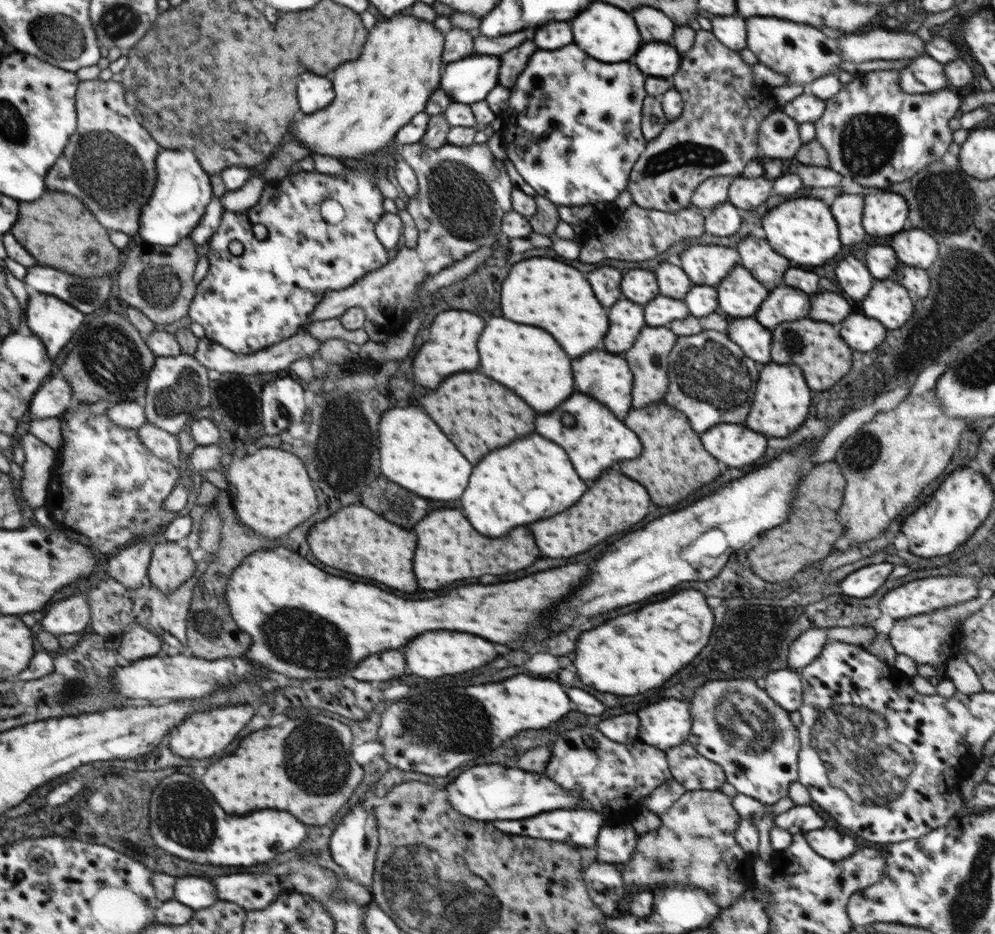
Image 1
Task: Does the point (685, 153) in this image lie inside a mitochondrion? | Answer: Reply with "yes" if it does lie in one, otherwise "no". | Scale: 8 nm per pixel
yes

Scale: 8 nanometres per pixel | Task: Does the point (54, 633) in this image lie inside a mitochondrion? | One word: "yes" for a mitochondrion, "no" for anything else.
no

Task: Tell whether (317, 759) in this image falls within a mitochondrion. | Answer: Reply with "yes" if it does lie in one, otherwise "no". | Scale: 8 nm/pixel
yes

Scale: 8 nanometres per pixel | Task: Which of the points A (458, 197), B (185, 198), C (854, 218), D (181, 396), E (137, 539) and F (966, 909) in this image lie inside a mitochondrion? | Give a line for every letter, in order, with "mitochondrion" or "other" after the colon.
A: mitochondrion
B: other
C: other
D: mitochondrion
E: other
F: mitochondrion

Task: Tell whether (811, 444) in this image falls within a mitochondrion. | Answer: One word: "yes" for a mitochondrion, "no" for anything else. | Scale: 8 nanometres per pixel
no

